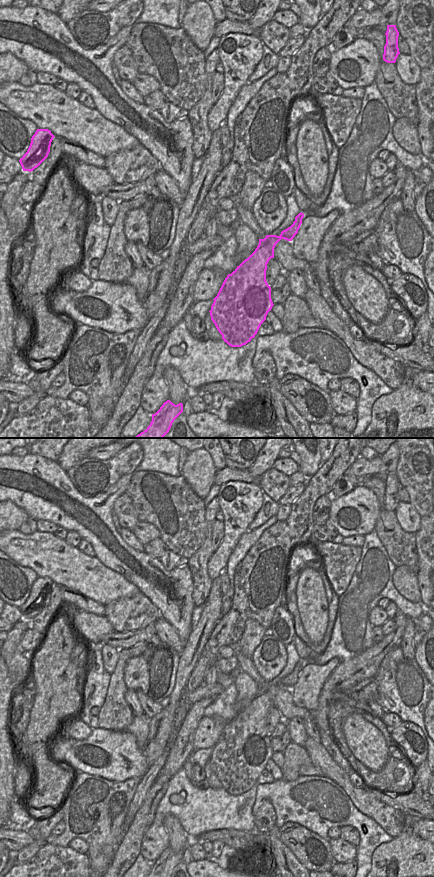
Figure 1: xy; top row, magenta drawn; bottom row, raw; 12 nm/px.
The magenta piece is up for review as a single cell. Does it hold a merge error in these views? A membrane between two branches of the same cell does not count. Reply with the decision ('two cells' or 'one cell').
two cells

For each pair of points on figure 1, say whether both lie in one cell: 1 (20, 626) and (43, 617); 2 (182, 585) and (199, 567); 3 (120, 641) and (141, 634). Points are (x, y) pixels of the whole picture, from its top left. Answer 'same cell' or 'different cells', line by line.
1: different cells
2: different cells
3: same cell

